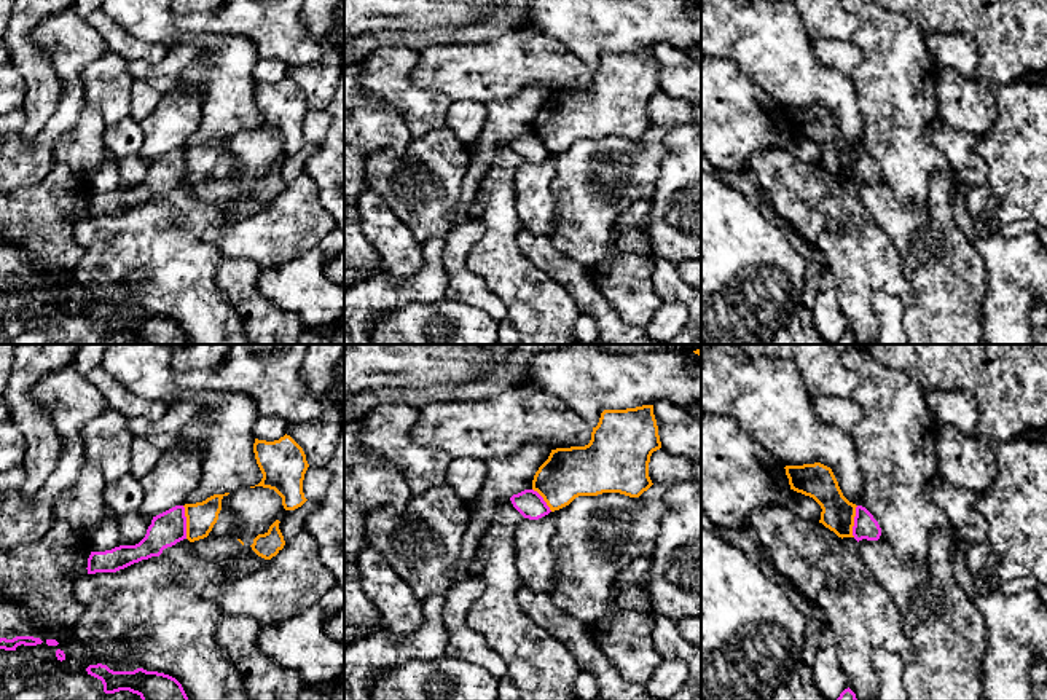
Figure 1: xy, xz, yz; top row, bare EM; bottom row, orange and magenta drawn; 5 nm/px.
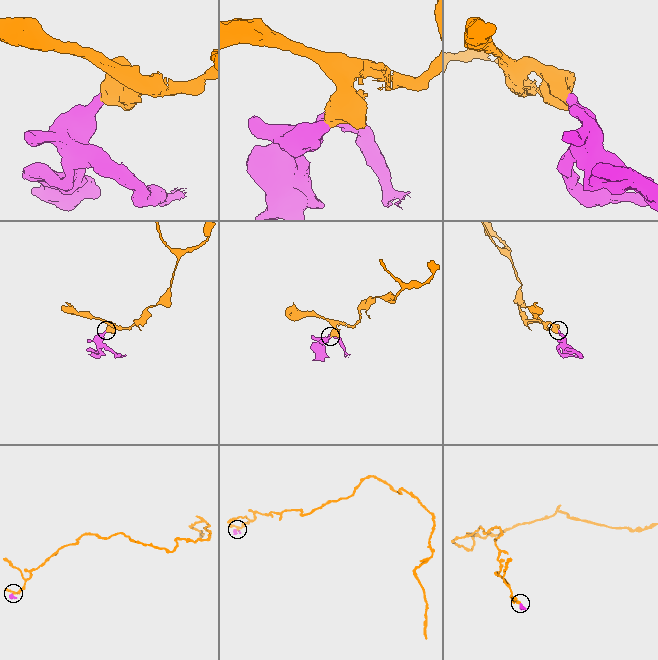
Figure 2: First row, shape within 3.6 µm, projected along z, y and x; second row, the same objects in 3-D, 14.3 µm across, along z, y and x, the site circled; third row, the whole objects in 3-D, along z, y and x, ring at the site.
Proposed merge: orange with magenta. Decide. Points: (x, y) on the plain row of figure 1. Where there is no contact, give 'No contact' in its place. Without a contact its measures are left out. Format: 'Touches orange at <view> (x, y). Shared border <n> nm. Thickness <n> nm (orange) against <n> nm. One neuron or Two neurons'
Touches orange at xy (187, 165). Shared border 170 nm. Thickness 150 nm (orange) against 170 nm. Two neurons

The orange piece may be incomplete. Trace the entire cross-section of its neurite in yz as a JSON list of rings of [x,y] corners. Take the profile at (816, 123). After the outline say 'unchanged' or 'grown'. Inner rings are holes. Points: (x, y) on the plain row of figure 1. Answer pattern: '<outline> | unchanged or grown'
[[[814,105],[803,108],[786,108],[790,132],[813,140],[822,151],[821,163],[825,171],[838,180],[854,180],[853,169],[856,147],[849,145],[830,110]]] | unchanged

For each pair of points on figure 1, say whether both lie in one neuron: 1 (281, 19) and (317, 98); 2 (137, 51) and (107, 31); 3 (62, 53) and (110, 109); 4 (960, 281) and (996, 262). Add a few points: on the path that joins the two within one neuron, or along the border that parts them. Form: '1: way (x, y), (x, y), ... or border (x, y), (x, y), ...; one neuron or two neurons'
1: border (327, 48), (317, 61), (289, 67); two neurons
2: way (129, 48), (115, 37); one neuron
3: border (107, 50), (83, 72), (86, 104); two neurons
4: border (972, 243), (984, 265), (984, 305); two neurons

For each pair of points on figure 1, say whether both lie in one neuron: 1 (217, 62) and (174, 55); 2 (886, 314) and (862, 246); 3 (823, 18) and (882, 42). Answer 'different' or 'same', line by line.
1: different
2: different
3: different

